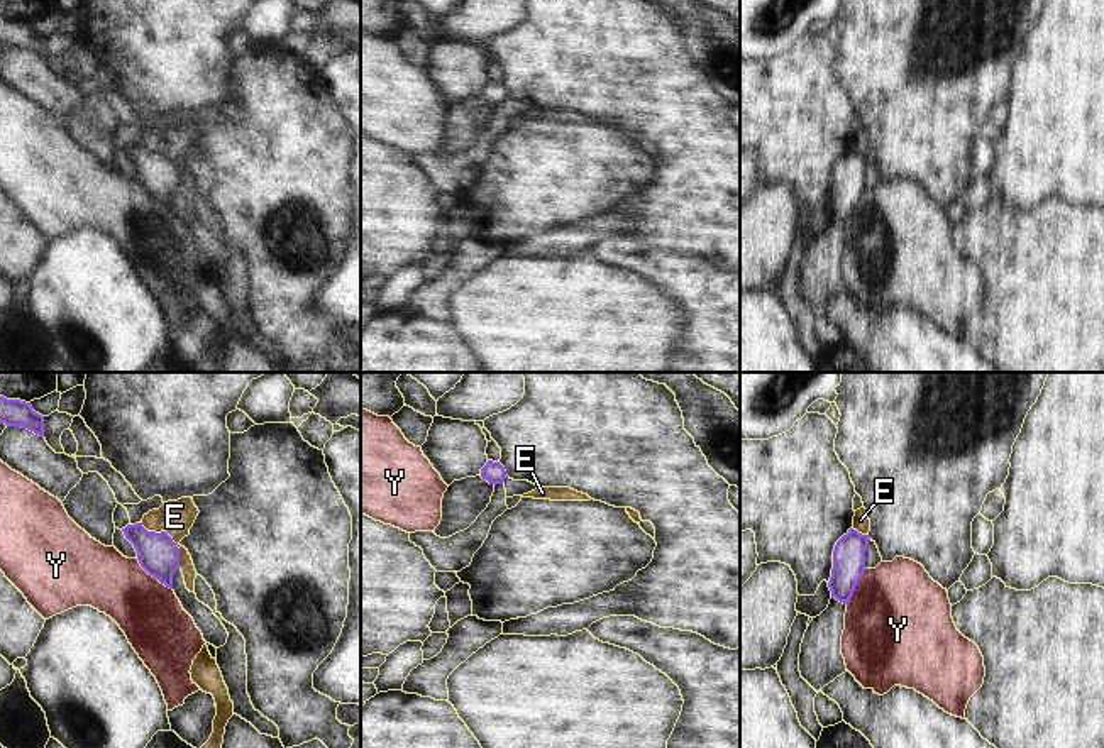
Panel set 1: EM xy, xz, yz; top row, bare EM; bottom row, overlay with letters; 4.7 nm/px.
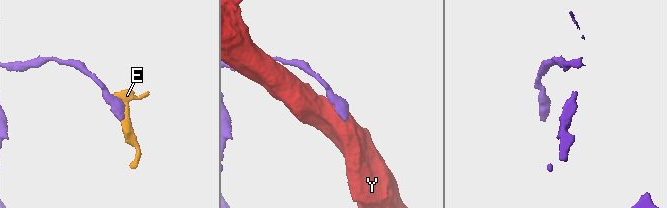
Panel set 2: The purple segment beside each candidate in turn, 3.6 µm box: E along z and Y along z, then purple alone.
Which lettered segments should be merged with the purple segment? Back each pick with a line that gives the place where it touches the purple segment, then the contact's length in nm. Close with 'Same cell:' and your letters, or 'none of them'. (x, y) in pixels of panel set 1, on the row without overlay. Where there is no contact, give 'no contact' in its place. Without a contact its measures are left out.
Same cell: none of them

